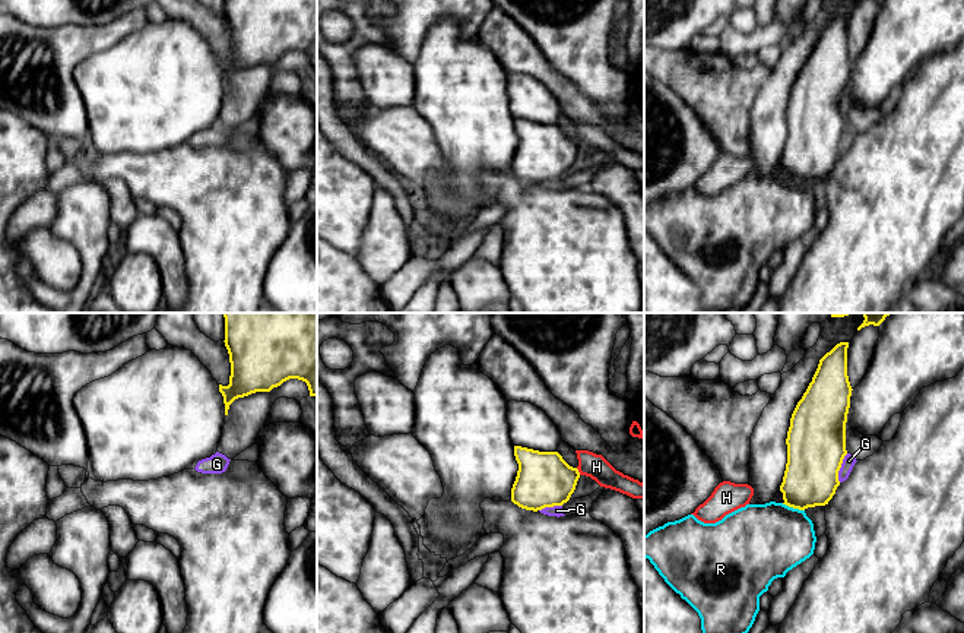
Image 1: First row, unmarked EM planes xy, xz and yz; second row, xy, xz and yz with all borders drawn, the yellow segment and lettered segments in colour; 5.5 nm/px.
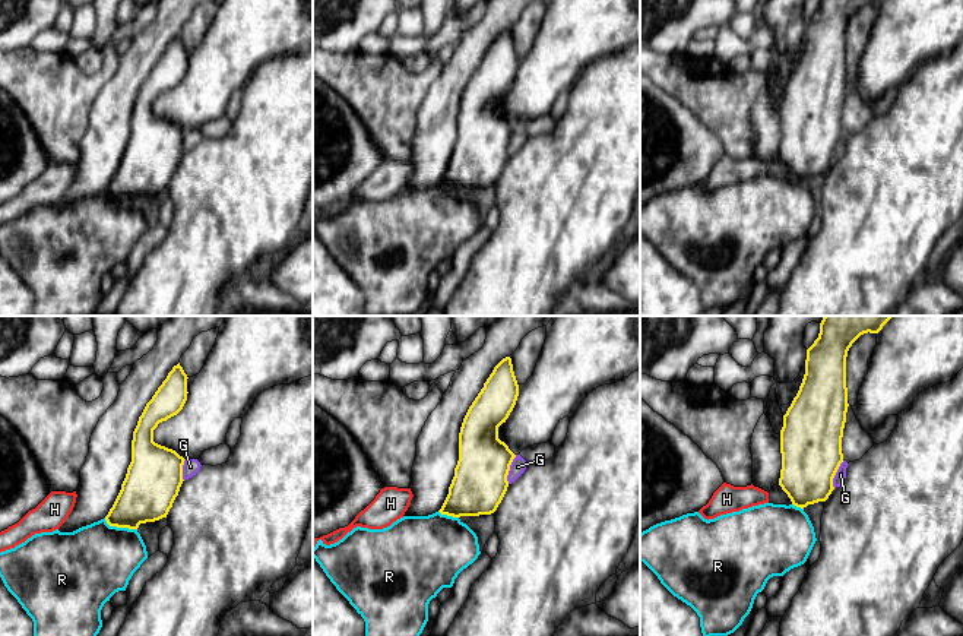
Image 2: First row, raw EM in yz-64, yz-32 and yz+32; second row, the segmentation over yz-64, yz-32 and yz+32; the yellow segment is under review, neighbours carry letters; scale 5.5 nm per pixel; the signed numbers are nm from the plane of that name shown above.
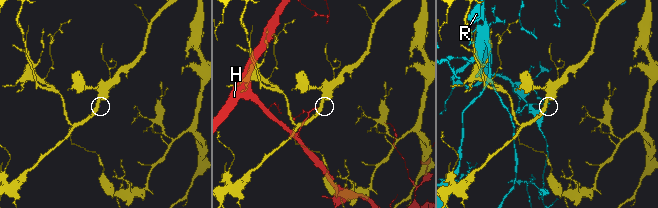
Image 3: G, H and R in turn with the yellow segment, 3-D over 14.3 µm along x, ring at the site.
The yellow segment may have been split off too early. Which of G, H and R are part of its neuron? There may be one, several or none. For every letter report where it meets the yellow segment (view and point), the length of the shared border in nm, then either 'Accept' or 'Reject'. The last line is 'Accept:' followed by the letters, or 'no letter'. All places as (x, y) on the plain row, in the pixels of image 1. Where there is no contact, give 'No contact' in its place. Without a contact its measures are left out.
G: Touches yellow at yz (840, 139). Shared border 170 nm. Reject
H: Touches yellow at xz (577, 143). Shared border 50 nm. Reject
R: Touches yellow at yz (793, 180). Shared border 130 nm. Reject
Accept: no letter

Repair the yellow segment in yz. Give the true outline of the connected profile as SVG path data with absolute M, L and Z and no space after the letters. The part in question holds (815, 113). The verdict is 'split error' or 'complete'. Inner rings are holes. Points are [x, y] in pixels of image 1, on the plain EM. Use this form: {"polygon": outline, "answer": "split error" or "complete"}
{"polygon": "M849 15L827 25L787 104L787 136L780 158L786 178L805 183L825 178L835 167L846 123L846 95L852 58L847 48Z", "answer": "complete"}

